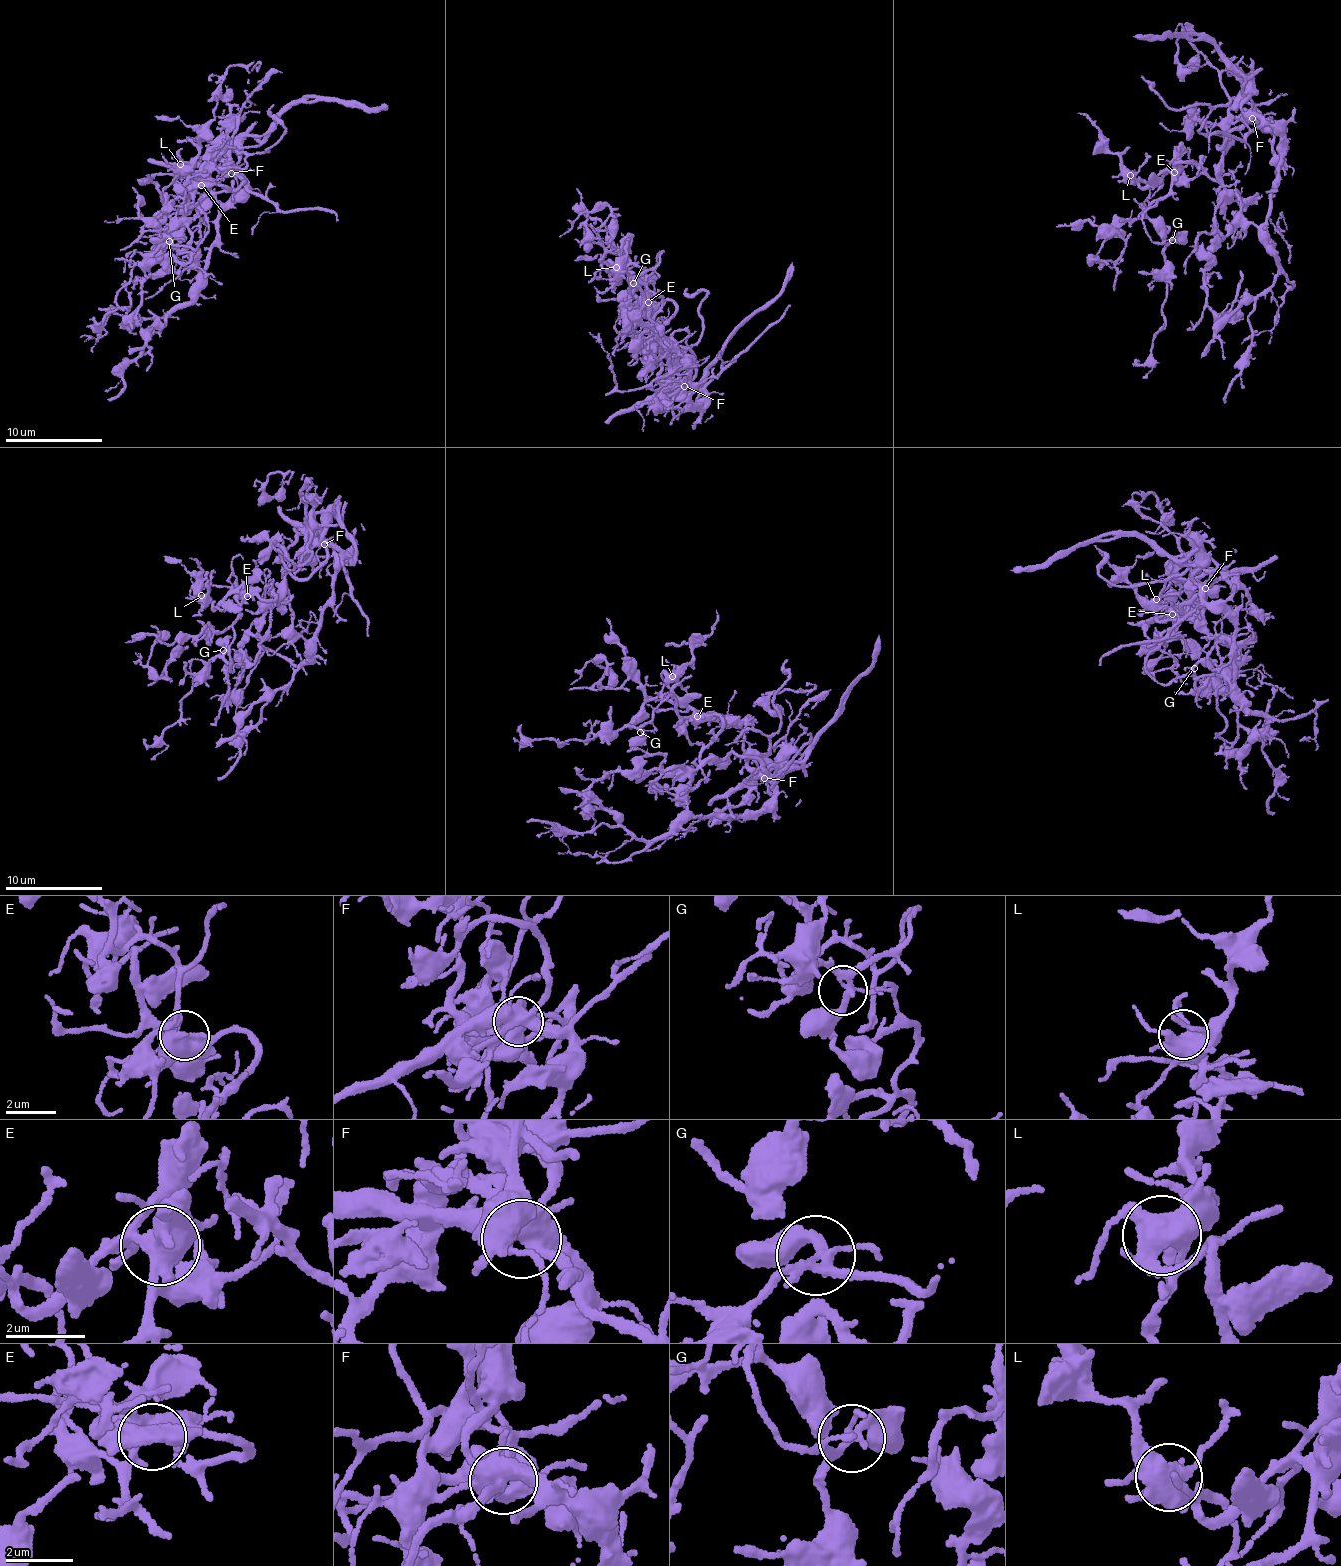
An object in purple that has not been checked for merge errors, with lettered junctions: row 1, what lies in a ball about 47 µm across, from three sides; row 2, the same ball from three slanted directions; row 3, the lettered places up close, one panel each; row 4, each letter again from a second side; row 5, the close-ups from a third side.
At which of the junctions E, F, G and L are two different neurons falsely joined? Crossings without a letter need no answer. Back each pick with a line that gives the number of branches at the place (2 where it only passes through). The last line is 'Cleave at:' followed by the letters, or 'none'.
F: Branches: 8
Cleave at: F

